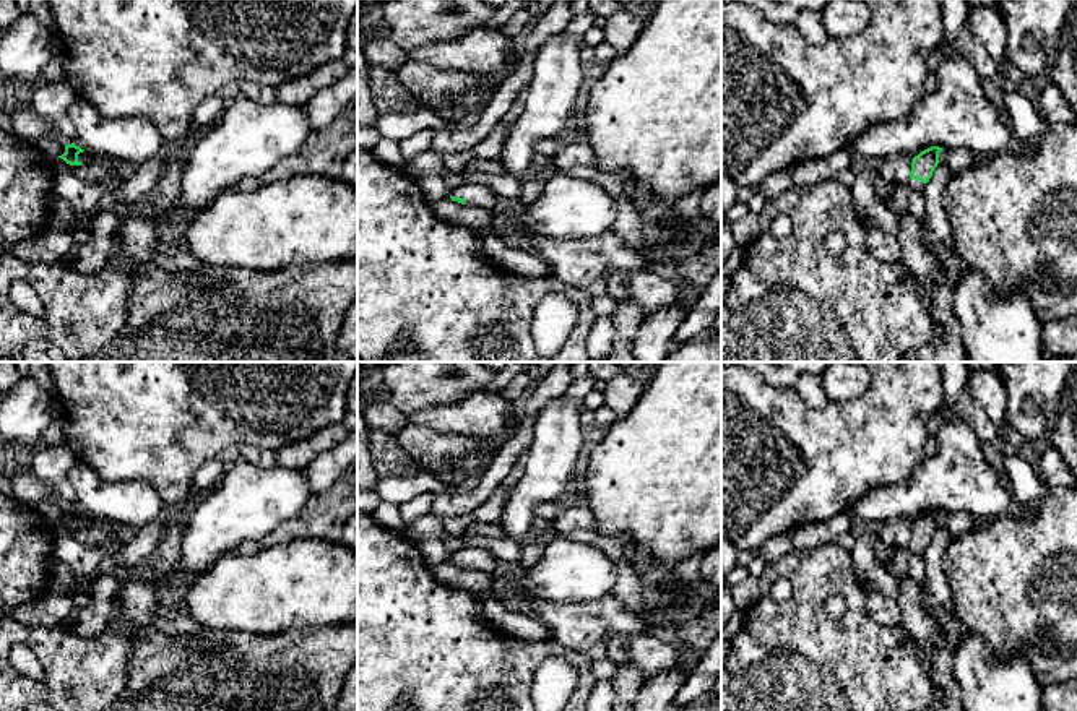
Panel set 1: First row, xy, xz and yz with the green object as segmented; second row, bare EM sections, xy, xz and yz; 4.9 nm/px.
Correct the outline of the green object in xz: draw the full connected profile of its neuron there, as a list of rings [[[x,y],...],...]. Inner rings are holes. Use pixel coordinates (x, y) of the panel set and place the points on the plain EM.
[[[465,547],[450,555],[450,562],[461,568],[495,575],[497,558],[481,547]]]

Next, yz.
[[[931,510],[911,523],[913,526],[911,526],[908,549],[913,555],[923,557],[924,549],[929,545],[934,532],[939,528],[939,516],[941,515],[942,515],[942,511]]]

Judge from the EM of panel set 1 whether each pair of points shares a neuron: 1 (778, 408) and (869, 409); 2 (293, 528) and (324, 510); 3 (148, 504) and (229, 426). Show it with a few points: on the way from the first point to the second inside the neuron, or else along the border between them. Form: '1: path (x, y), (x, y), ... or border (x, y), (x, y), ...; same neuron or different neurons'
1: path (801, 421), (847, 421); same neuron
2: path (301, 526), (309, 525), (315, 518); same neuron
3: border (121, 481), (147, 481), (164, 504); different neurons

